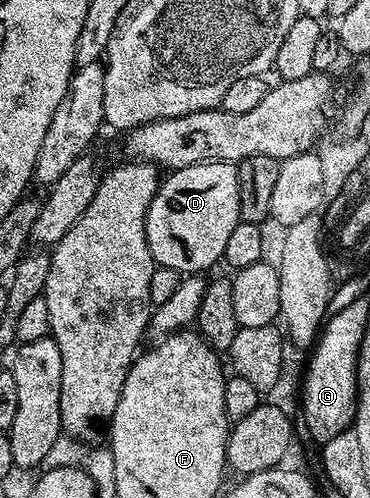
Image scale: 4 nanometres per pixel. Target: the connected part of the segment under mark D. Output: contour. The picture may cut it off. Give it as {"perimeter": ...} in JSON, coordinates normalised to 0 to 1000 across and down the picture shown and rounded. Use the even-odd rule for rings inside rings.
{"perimeter":[[[535,325],[486,341],[465,341],[432,363],[430,384],[414,394],[392,434],[392,482],[422,534],[468,538],[495,554],[527,554],[541,546],[559,546],[549,542],[600,520],[608,488],[643,446],[638,335],[619,325]]]}

